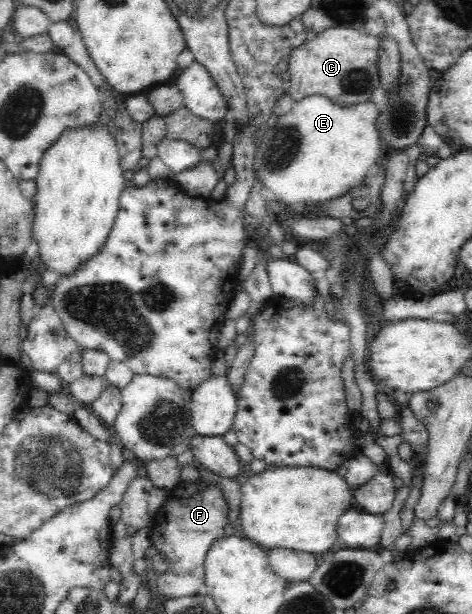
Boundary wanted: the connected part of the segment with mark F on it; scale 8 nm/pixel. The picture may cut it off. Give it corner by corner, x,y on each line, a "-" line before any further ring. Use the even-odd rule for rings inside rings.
199,477
180,480
148,524
152,545
165,554
170,567
157,580
157,588
168,597
186,597
204,591
204,560
211,546
223,535
229,519
229,505
219,485
211,485

